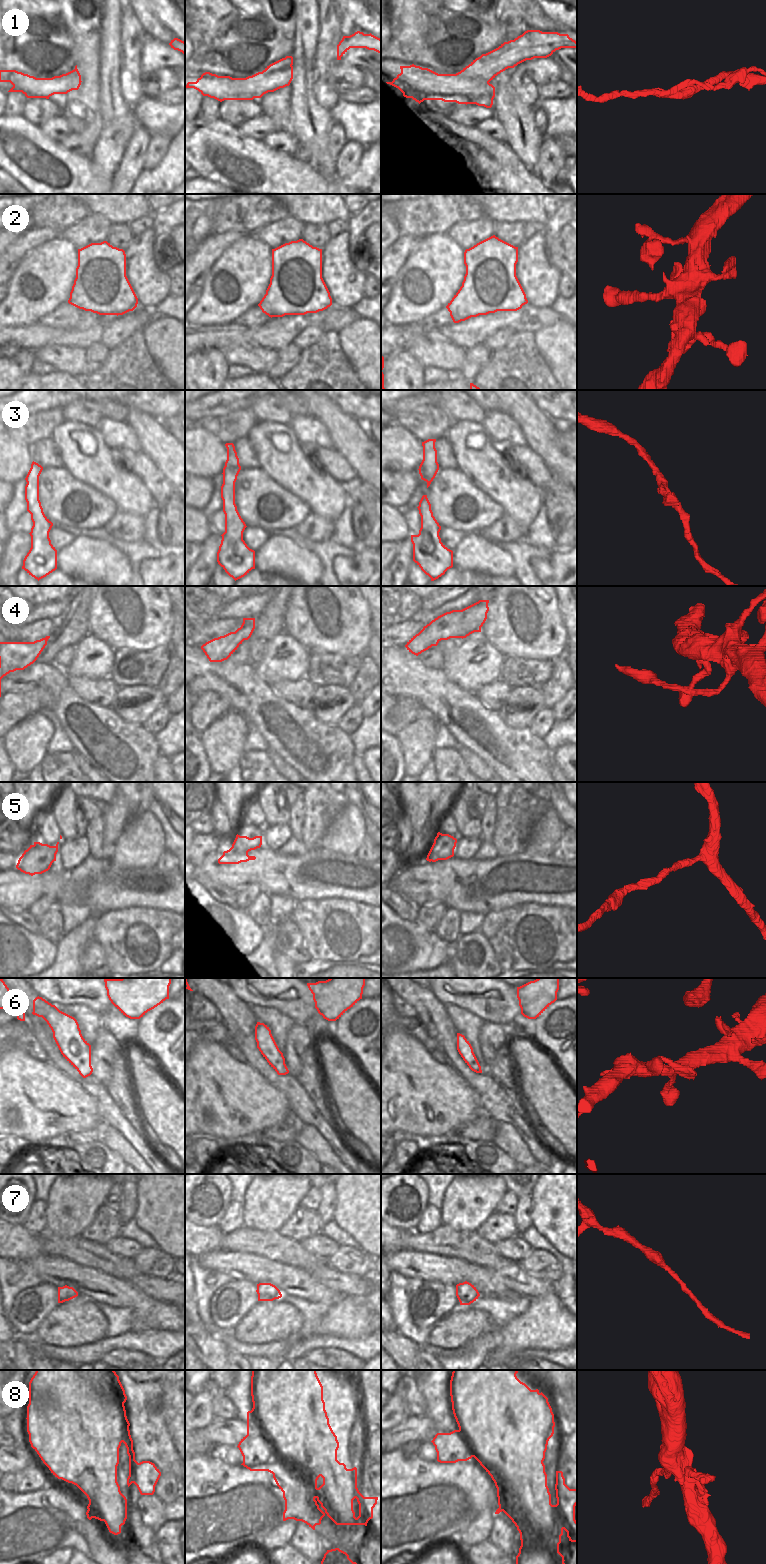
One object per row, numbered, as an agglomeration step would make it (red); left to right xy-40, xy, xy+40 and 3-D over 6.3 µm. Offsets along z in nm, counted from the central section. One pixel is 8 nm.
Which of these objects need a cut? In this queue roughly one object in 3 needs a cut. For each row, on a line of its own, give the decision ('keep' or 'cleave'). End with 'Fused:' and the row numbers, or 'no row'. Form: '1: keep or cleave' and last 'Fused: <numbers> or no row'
1: cleave
2: keep
3: keep
4: cleave
5: keep
6: keep
7: keep
8: cleave
Fused: 1, 4, 8

